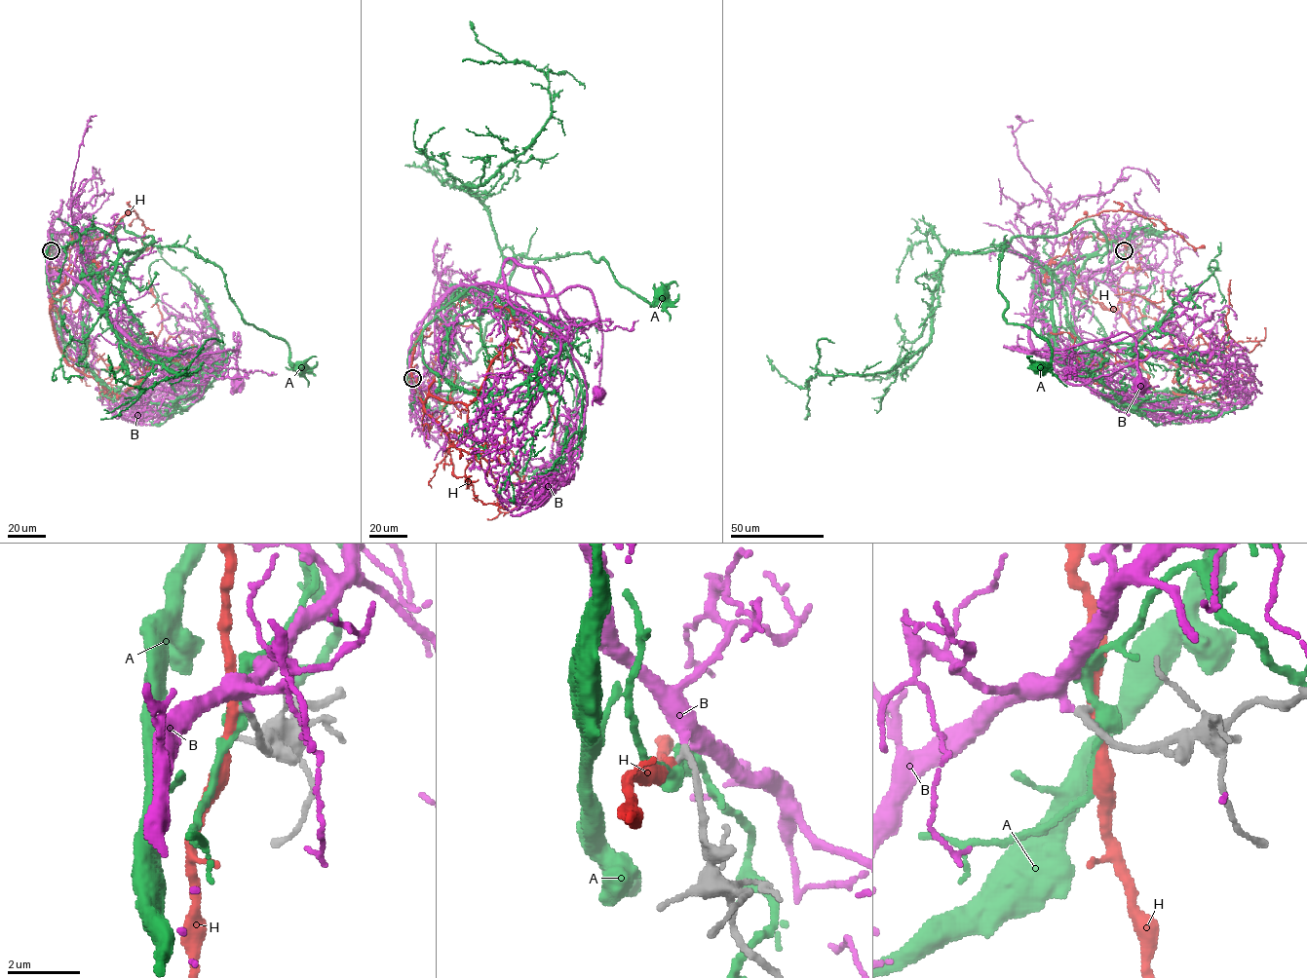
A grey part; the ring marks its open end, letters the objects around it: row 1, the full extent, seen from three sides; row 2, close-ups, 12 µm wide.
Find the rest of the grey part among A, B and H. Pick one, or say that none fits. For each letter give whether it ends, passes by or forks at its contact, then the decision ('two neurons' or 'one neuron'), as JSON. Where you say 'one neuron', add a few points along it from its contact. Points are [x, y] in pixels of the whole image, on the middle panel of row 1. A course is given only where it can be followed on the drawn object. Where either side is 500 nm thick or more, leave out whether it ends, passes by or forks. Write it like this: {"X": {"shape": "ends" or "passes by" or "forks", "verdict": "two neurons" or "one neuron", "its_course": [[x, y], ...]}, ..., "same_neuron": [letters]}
{"A": {"shape": "passes by", "verdict": "two neurons"}, "B": {"shape": "passes by", "verdict": "one neuron", "its_course": [[412, 378], [412, 334], [456, 286], [495, 283], [557, 295], [583, 286], [600, 326], [595, 393]]}, "H": {"shape": "passes by", "verdict": "two neurons"}, "same_neuron": ["B"]}

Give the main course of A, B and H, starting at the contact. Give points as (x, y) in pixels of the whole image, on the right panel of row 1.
A: (1125, 250), (1155, 232), (1124, 230), (1054, 273), (1001, 246), (1004, 318), (1048, 341), (1041, 366)
B: (1124, 250), (1090, 277), (1042, 282), (1029, 341), (1041, 357), (1032, 352), (1127, 332), (1138, 385)
H: (1125, 250), (1118, 311), (1148, 353), (1142, 366), (1150, 388), (1128, 394), (1097, 380), (1094, 370), (1187, 345)

